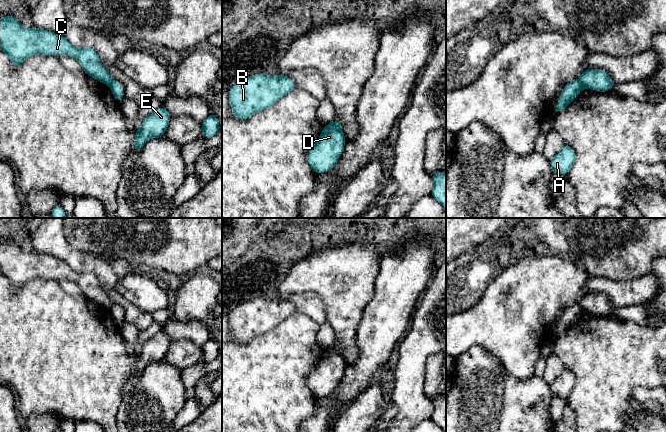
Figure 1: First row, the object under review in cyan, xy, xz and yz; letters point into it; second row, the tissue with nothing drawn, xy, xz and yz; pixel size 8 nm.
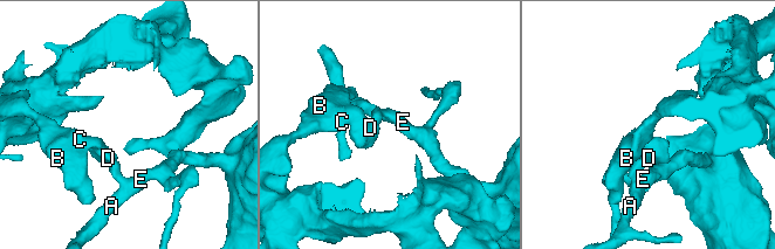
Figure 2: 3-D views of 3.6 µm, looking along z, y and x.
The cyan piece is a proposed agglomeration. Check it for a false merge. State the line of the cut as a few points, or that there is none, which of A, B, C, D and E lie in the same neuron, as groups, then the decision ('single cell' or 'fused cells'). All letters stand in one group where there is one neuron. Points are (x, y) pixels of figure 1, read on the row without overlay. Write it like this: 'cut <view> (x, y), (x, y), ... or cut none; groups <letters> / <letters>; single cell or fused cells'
cut yz (577, 304), (585, 311); groups A E / B C D; fused cells

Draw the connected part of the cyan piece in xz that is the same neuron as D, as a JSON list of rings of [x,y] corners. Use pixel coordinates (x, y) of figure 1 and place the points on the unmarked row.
[[[333,347],[327,348],[307,376],[307,386],[316,398],[330,395],[344,375],[345,359]]]

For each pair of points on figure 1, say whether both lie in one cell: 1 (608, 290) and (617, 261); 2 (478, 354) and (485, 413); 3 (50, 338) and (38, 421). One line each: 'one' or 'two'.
1: two
2: one
3: two

